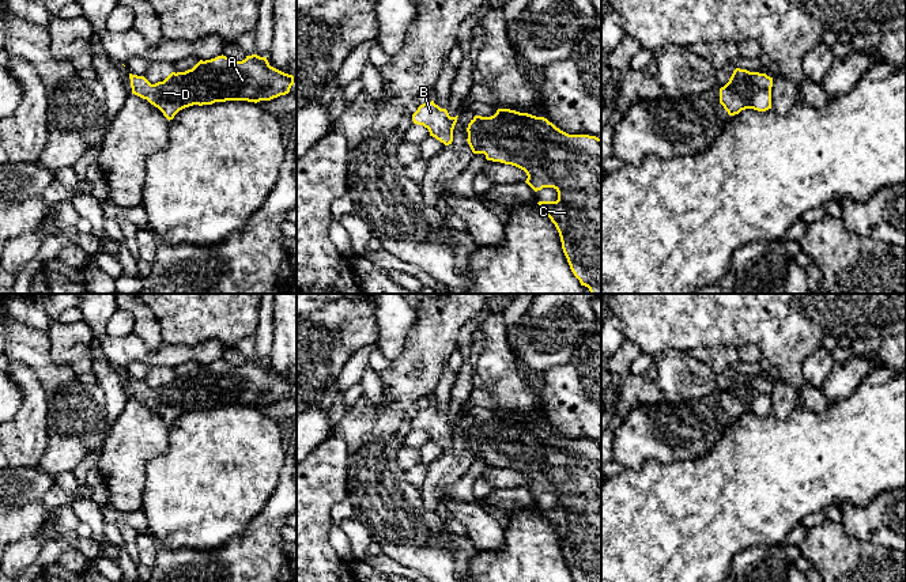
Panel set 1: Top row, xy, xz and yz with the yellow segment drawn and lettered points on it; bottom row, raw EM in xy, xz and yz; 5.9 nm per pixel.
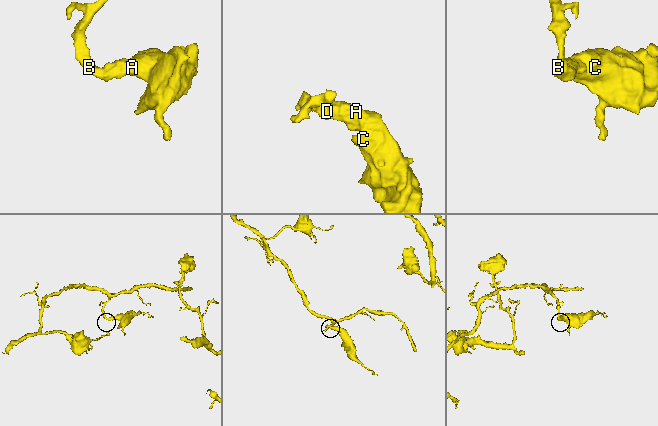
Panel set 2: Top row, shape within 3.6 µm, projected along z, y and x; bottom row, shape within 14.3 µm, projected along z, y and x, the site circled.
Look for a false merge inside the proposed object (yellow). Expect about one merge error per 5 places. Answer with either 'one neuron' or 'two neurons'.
one neuron

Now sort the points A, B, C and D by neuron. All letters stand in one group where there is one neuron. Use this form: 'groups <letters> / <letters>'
groups A B C D

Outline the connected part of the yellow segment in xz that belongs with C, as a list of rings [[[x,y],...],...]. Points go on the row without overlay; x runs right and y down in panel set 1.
[[[498,413],[491,422],[475,420],[467,432],[473,458],[524,475],[526,488],[535,495],[554,492],[556,506],[539,506],[555,529],[563,558],[575,582],[601,582],[601,443],[569,439],[544,422]]]

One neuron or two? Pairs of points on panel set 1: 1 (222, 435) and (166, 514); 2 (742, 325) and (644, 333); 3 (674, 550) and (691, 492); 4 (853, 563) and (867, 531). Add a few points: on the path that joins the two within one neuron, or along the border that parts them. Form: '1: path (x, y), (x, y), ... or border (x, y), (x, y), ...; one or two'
1: path (222, 454), (184, 495); one
2: path (717, 325), (668, 325); one
3: path (674, 536), (674, 531), (691, 511), (691, 506); one
4: border (841, 524), (848, 533), (861, 540), (891, 548); two

